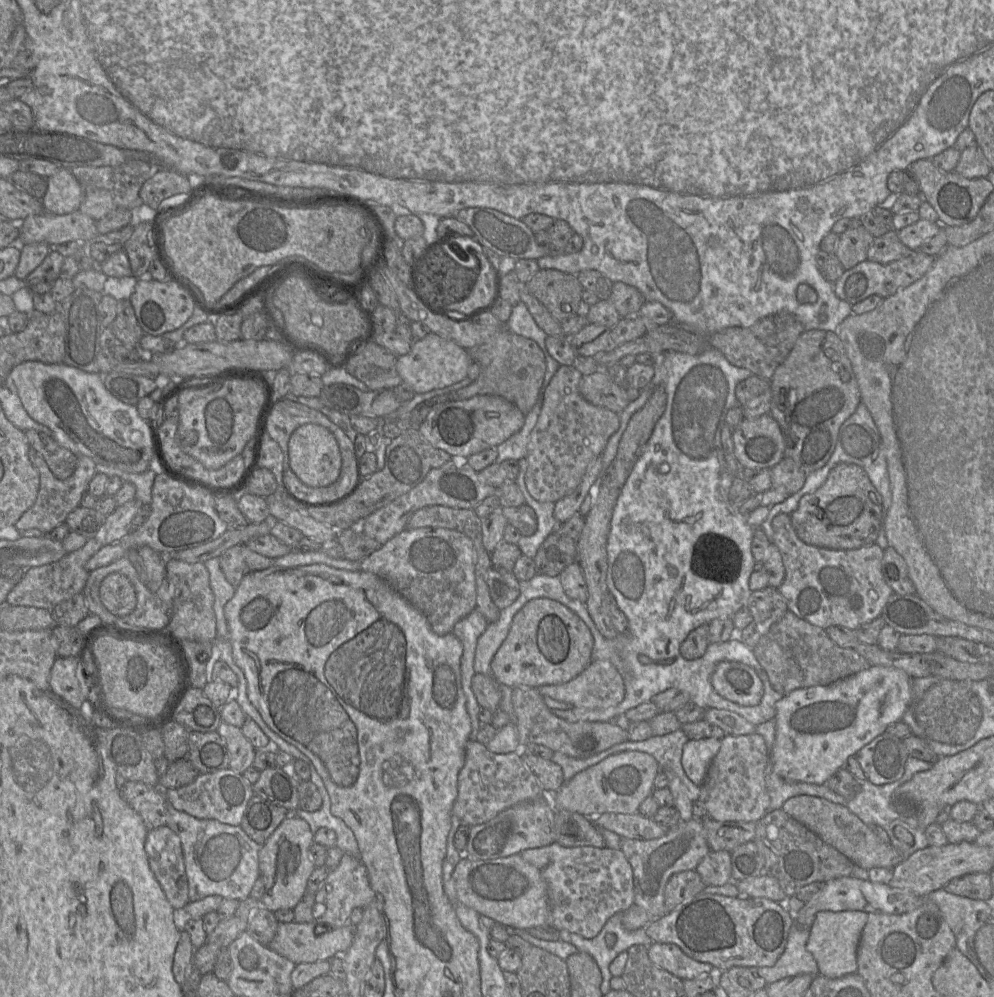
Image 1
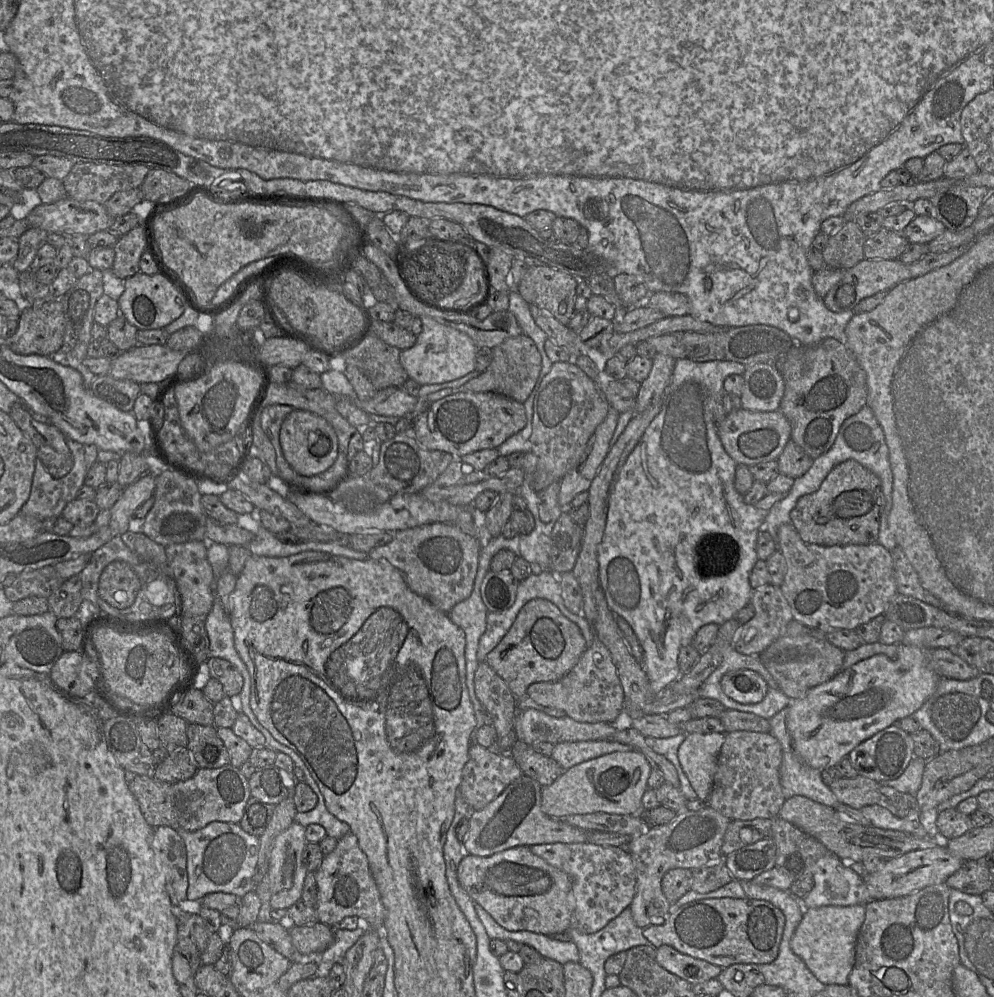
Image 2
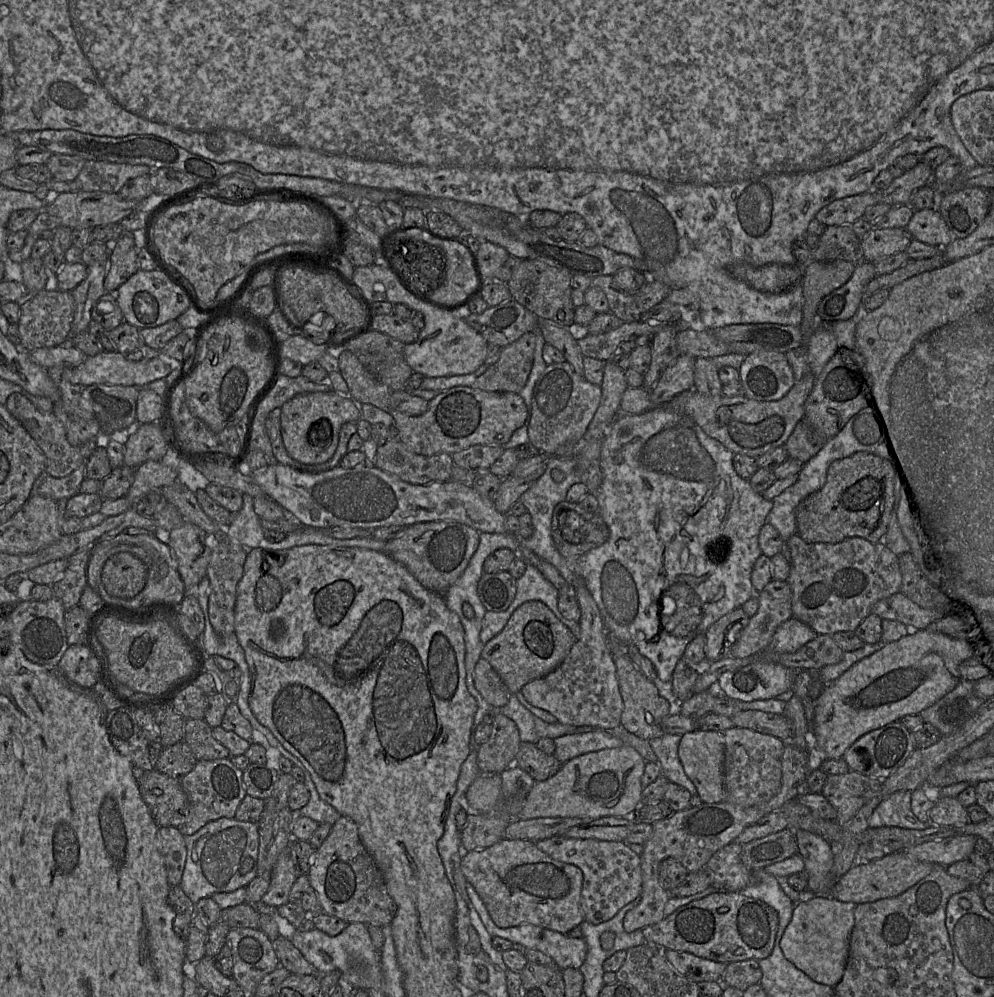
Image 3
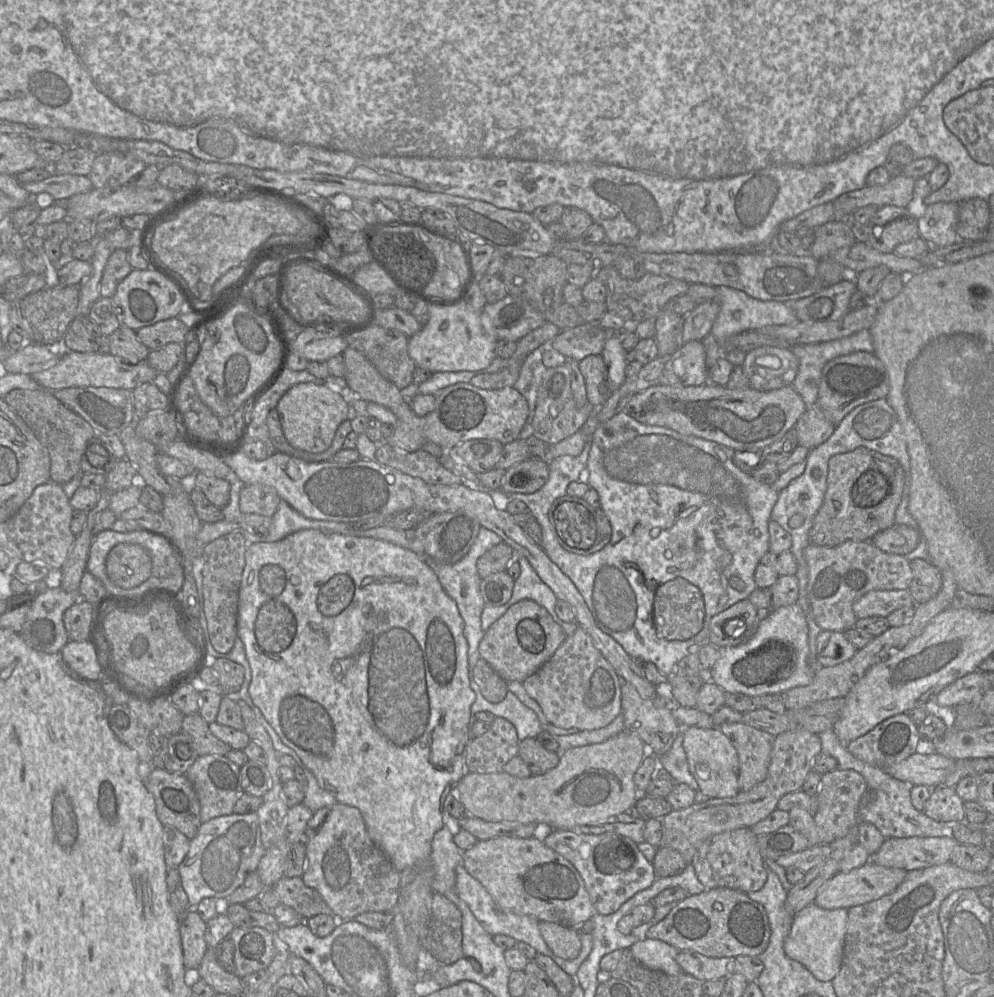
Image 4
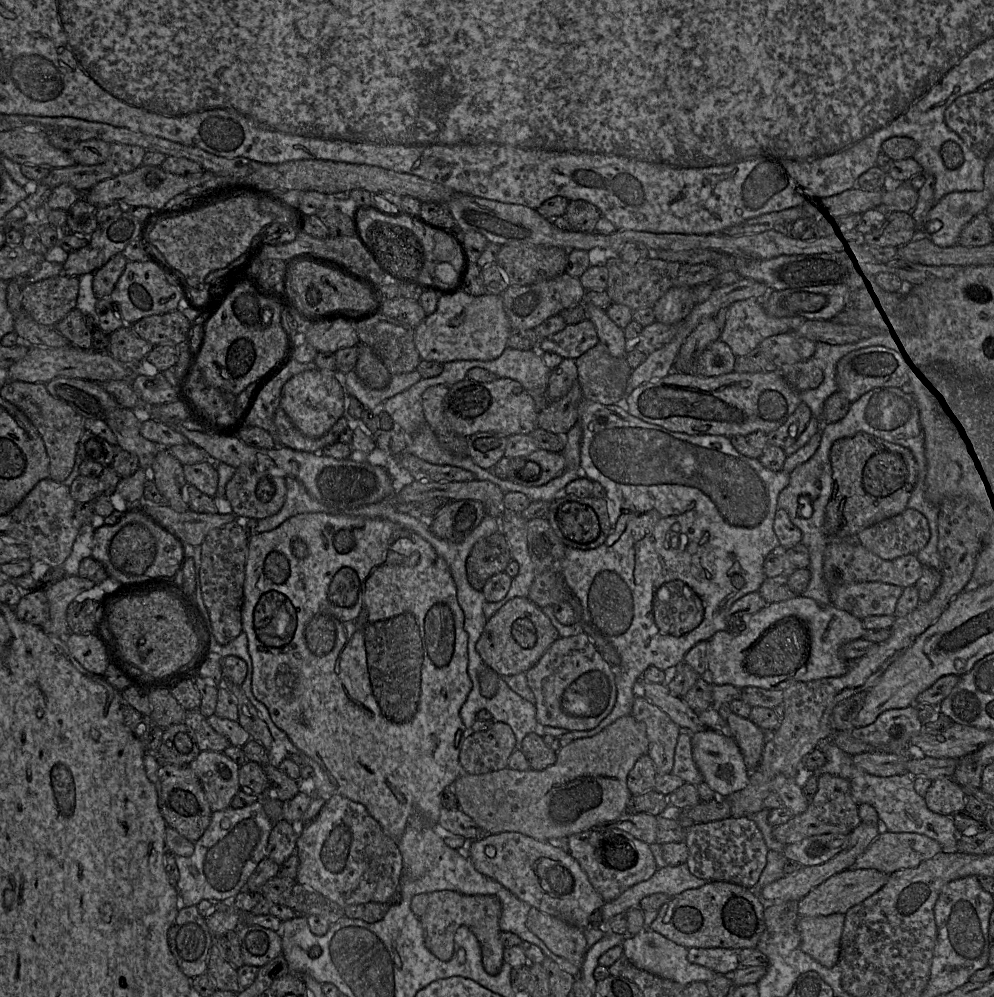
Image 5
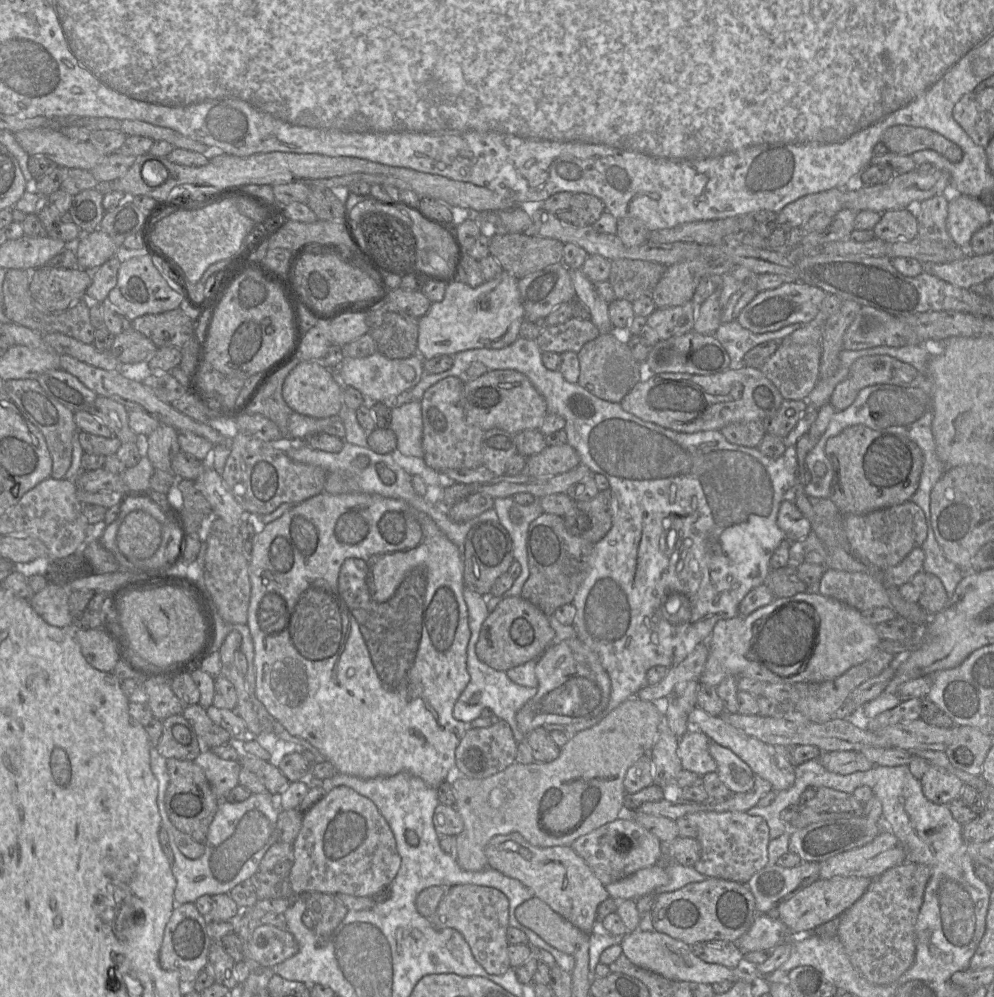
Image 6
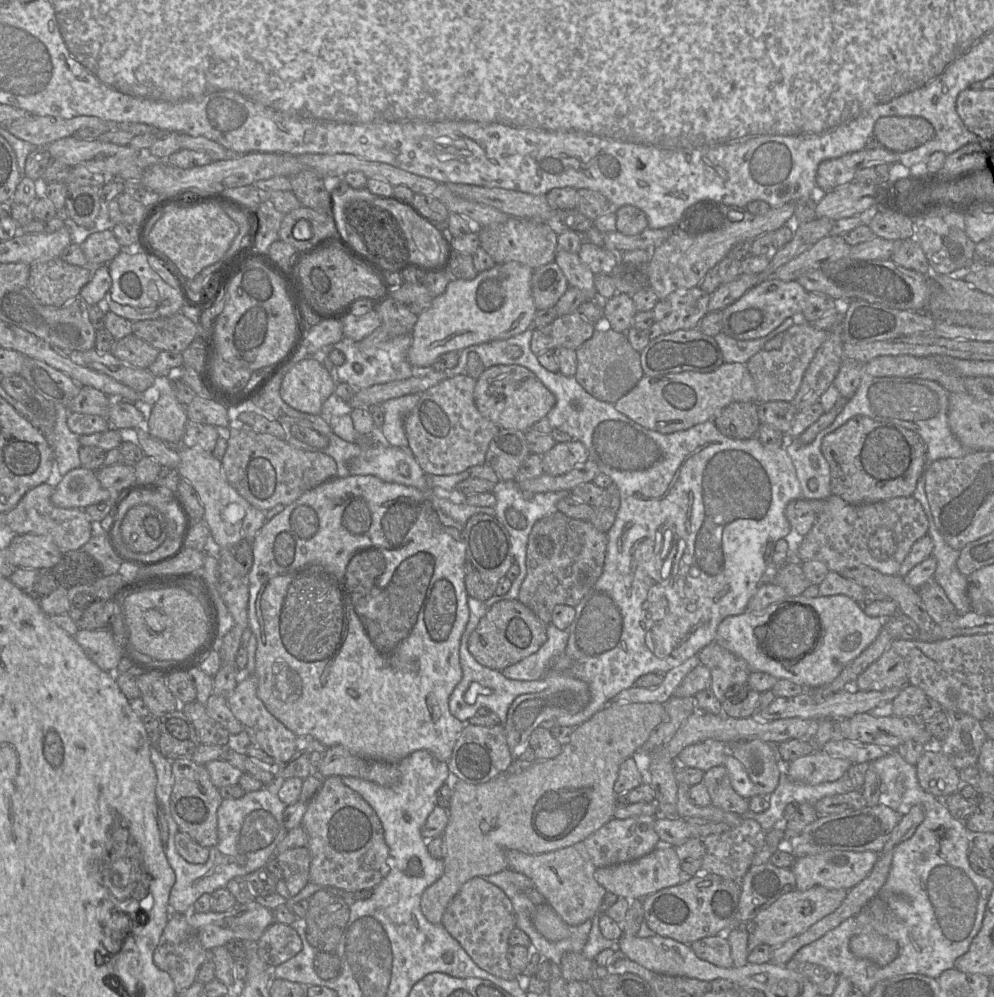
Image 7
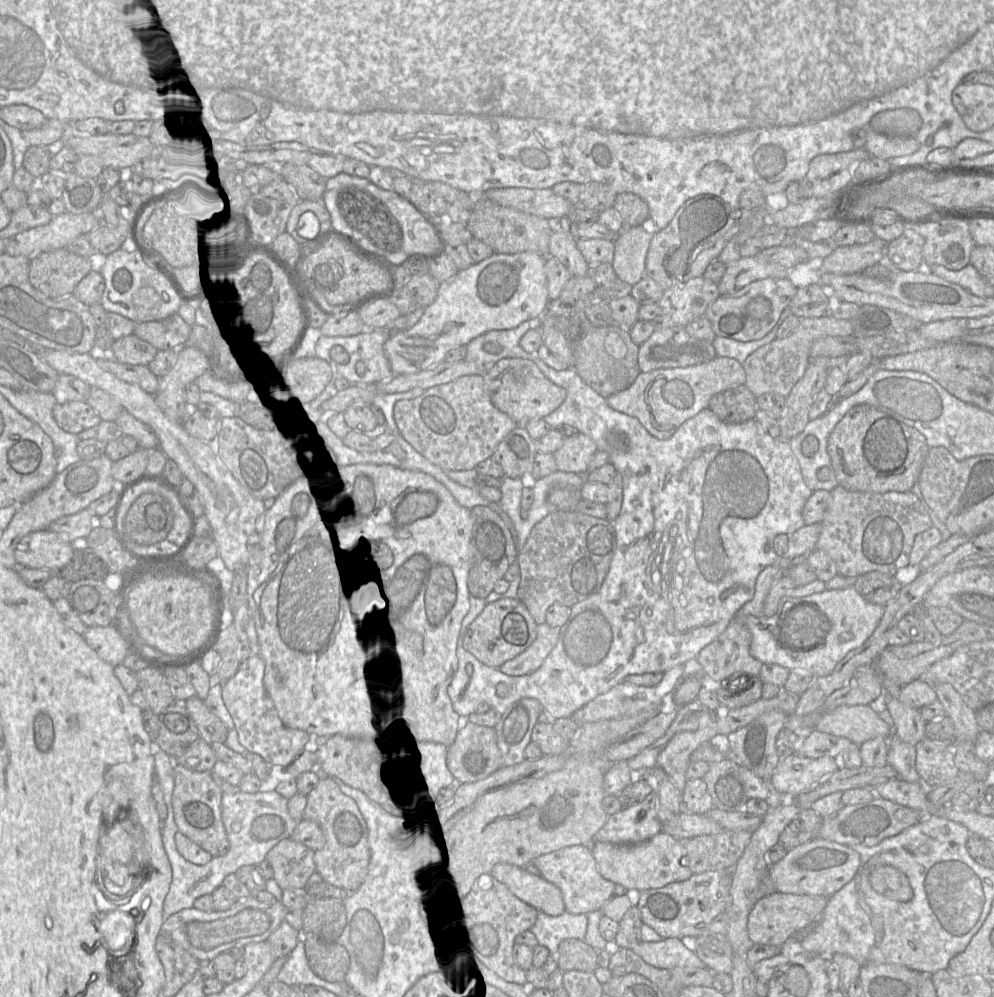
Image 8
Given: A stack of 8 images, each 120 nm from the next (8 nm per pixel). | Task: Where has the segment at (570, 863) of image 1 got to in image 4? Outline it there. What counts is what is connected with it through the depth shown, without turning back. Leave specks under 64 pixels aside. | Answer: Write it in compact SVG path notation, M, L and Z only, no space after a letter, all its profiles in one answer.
M552 830L551 832L547 833L545 837L532 837L532 838L541 838L546 846L548 846L549 848L553 849L555 852L565 857L577 869L577 871L579 872L580 876L584 881L591 902L593 906L596 908L598 914L608 915L615 912L623 903L625 903L637 892L649 888L657 878L653 864L650 863L646 859L646 857L642 854L642 852L638 848L638 845L630 838L613 832L607 832L603 834L581 834L572 830Z

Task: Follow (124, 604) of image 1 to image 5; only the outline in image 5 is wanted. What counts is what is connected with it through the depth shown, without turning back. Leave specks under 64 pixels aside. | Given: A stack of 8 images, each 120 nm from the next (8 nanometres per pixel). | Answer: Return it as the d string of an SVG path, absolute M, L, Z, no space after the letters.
M128 523L112 538L109 557L113 566L127 575L142 575L156 556L156 541L142 524Z

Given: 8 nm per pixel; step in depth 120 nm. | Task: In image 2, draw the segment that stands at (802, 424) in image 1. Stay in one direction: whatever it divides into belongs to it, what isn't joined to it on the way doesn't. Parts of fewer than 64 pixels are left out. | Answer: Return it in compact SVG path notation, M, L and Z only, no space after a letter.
M826 338L815 346L793 345L780 372L785 392L779 410L791 425L791 440L814 460L832 447L844 420L867 405L866 372L845 340L835 338Z

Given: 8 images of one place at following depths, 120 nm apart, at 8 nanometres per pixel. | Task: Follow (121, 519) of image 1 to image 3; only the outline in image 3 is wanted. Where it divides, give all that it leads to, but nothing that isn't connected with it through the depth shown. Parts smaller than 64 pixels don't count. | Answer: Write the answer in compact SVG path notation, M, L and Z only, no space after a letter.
M149 460L135 469L135 478L125 497L132 505L150 492L177 481L177 471L158 460Z

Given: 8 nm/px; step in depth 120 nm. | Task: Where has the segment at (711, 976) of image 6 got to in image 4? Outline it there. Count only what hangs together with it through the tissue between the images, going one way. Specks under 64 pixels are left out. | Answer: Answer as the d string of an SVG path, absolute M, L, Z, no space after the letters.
M657 939L638 940L630 947L632 956L645 967L669 975L684 973L676 961L679 950Z

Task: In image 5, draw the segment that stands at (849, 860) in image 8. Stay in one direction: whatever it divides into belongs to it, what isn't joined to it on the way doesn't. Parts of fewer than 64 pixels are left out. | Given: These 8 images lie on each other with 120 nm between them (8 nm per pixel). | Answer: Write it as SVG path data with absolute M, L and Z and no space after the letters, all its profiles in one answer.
M883 832L855 861L851 869L875 869L888 875L915 868L943 852L935 840L916 833Z

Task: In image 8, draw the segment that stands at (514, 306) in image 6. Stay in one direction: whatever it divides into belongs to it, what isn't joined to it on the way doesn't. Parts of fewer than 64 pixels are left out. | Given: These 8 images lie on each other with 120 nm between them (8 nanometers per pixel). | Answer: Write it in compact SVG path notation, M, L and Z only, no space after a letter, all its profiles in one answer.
M532 251L515 254L494 252L481 262L458 271L450 280L440 283L434 302L425 307L417 324L407 330L391 332L386 340L384 351L393 373L412 374L433 368L444 361L450 350L467 345L486 332L513 329L524 321L540 320L550 301L545 274L546 258Z

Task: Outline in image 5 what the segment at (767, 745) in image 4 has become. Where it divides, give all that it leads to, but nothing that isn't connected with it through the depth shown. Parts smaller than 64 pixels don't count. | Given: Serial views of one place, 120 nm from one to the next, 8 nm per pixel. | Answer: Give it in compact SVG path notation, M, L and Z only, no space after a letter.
M730 703L719 705L717 711L728 724L731 737L737 743L747 769L749 772L755 770L762 759L767 741L766 733L751 720L733 713L730 709Z

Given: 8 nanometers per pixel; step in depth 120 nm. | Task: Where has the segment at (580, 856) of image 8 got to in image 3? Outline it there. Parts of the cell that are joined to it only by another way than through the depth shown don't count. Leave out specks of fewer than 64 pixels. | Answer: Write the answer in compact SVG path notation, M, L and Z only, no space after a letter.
M503 838L488 848L463 852L461 871L480 896L498 927L509 928L520 924L532 924L567 934L585 920L581 909L582 871L573 864L551 858L539 850L535 843L529 840Z

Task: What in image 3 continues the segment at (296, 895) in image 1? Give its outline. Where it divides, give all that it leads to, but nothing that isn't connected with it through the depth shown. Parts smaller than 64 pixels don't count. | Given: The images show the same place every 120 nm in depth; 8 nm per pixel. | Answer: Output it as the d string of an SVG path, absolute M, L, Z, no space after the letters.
M290 844L279 855L271 873L271 883L261 902L279 907L288 903L290 890L299 875L290 856Z

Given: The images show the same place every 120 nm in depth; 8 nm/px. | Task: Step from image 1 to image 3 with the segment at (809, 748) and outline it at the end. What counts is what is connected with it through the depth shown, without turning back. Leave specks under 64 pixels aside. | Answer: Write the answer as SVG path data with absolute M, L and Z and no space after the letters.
M927 629L909 630L909 633L907 635L901 637L898 640L886 643L880 650L875 651L871 655L864 657L855 664L853 664L836 680L826 684L816 700L815 718L812 730L813 747L815 747L816 749L816 754L819 755L821 758L842 758L845 751L864 734L872 730L881 728L891 722L898 721L906 715L919 714L922 710L933 705L936 701L938 701L940 698L942 698L952 689L954 689L956 685L962 680L959 671L960 664L972 655L977 654L977 642L978 639L954 638L949 635L940 632L930 631Z

